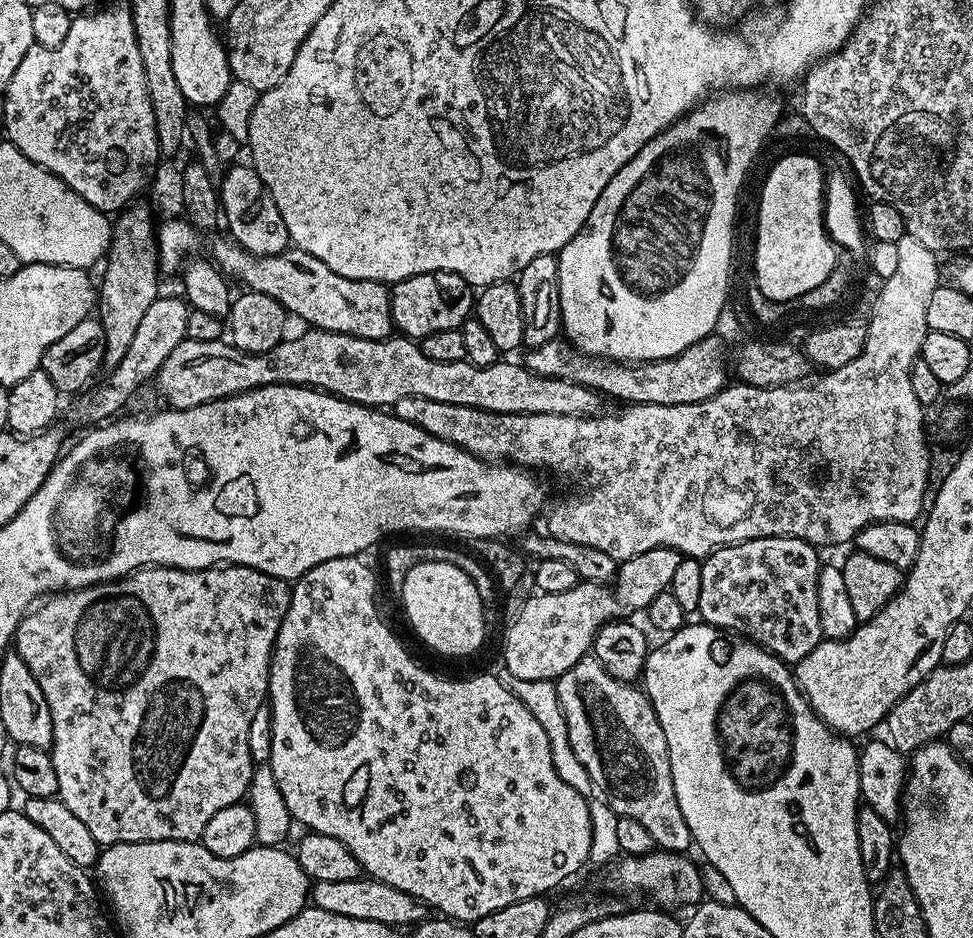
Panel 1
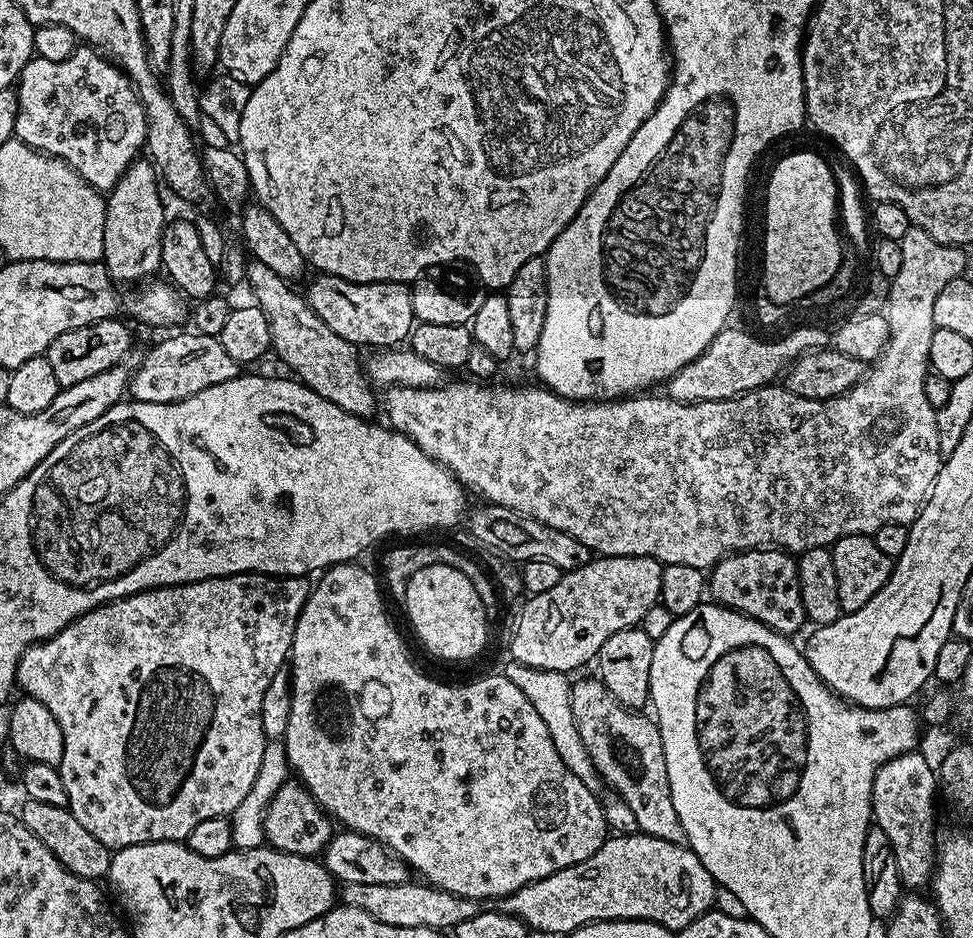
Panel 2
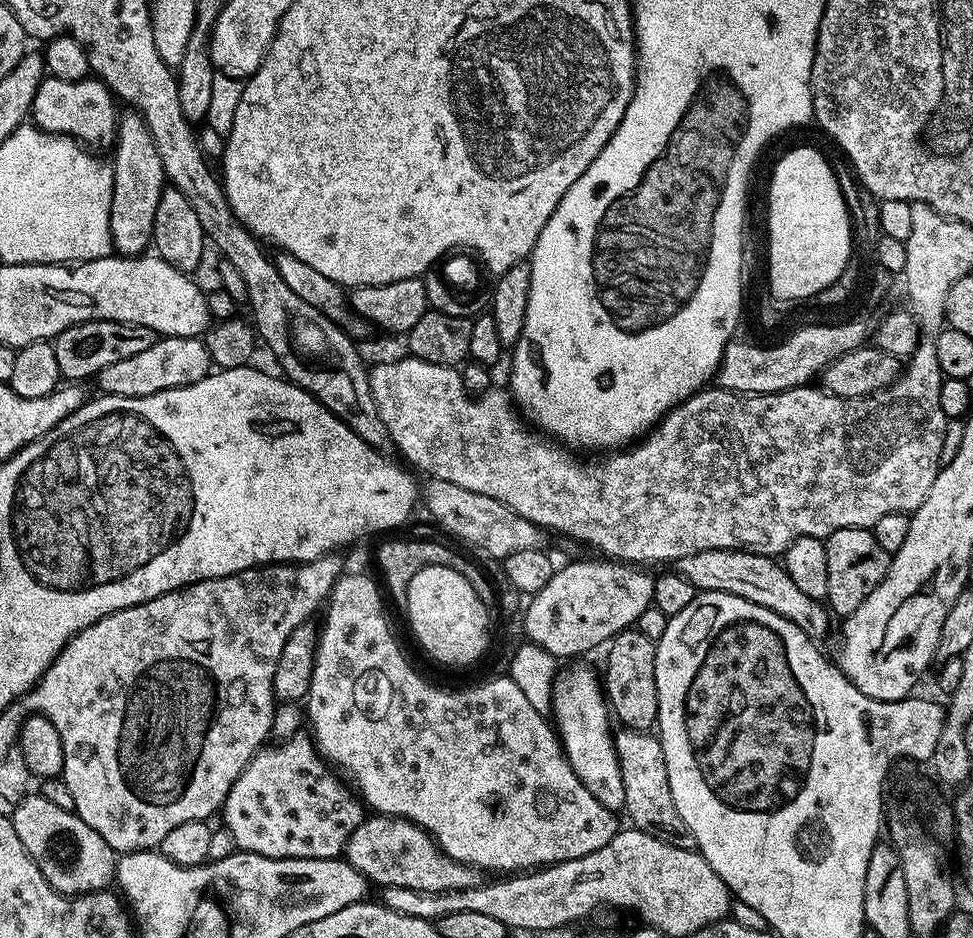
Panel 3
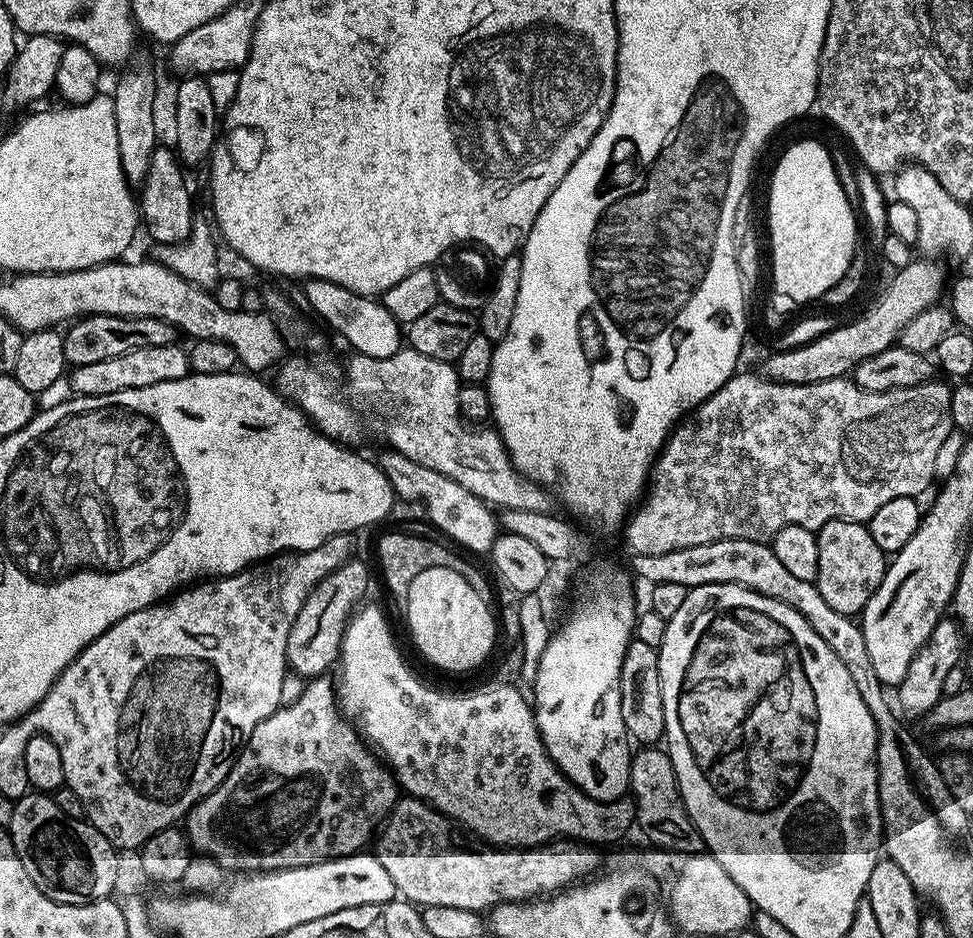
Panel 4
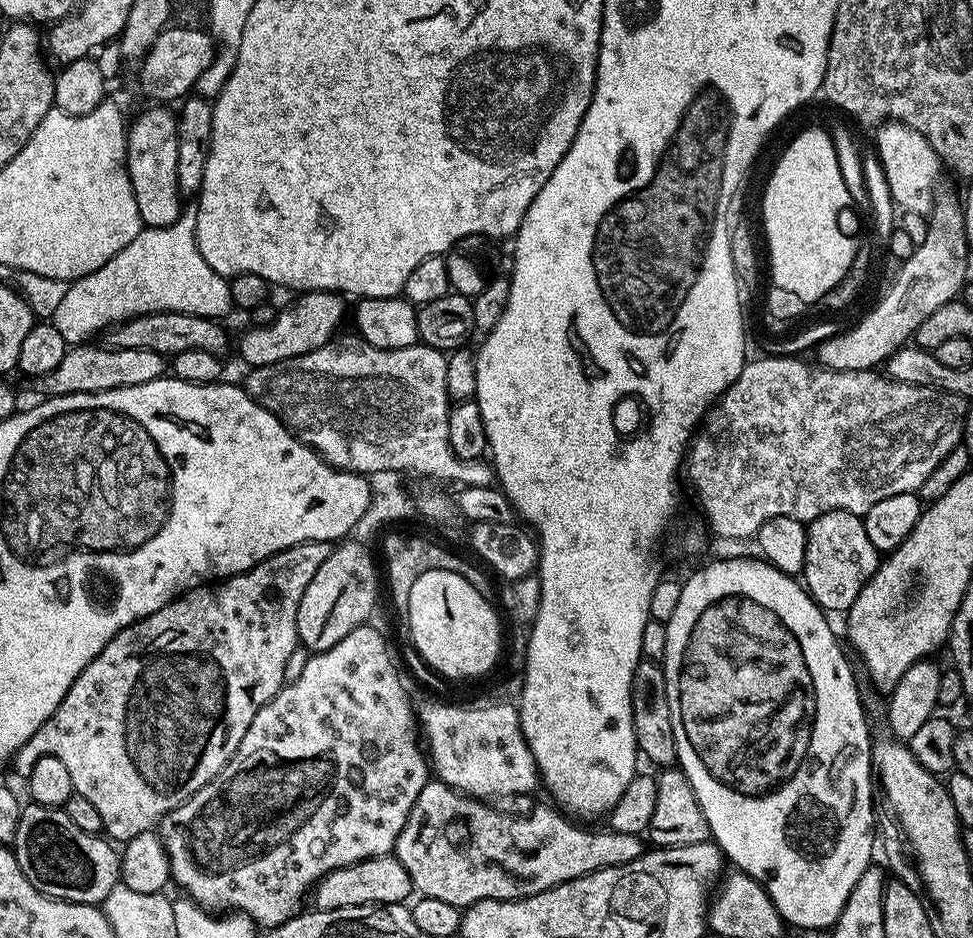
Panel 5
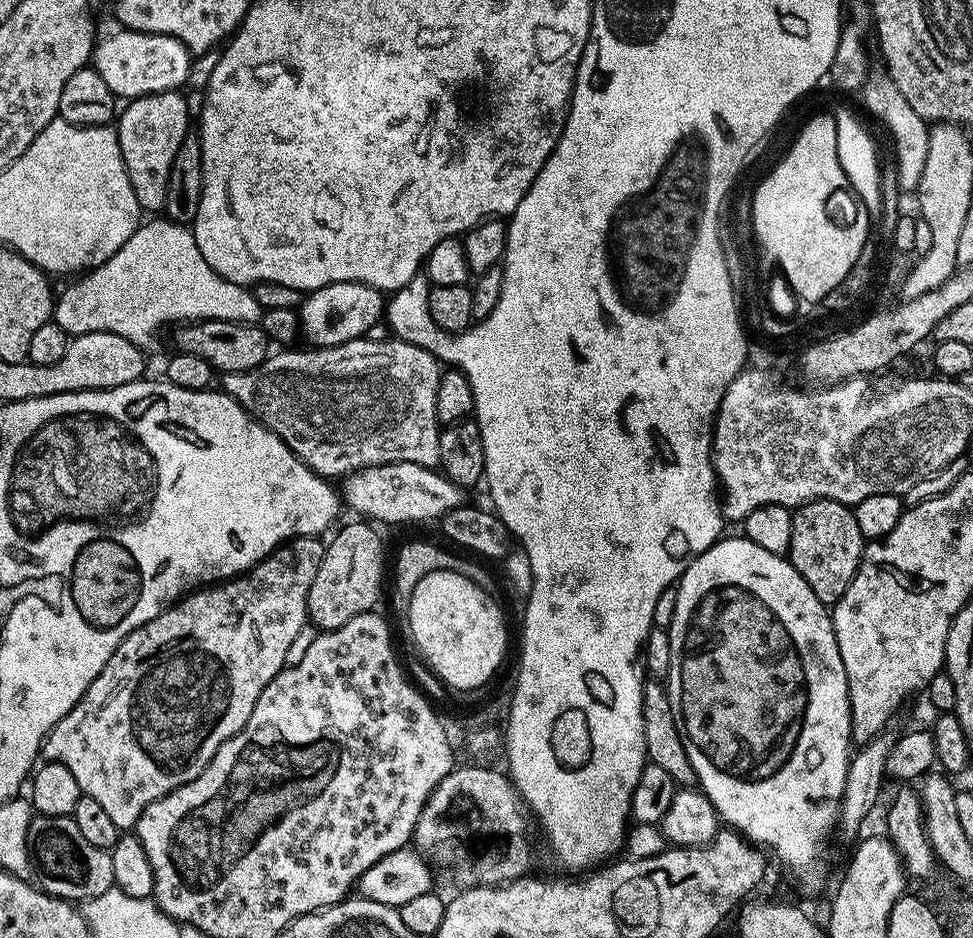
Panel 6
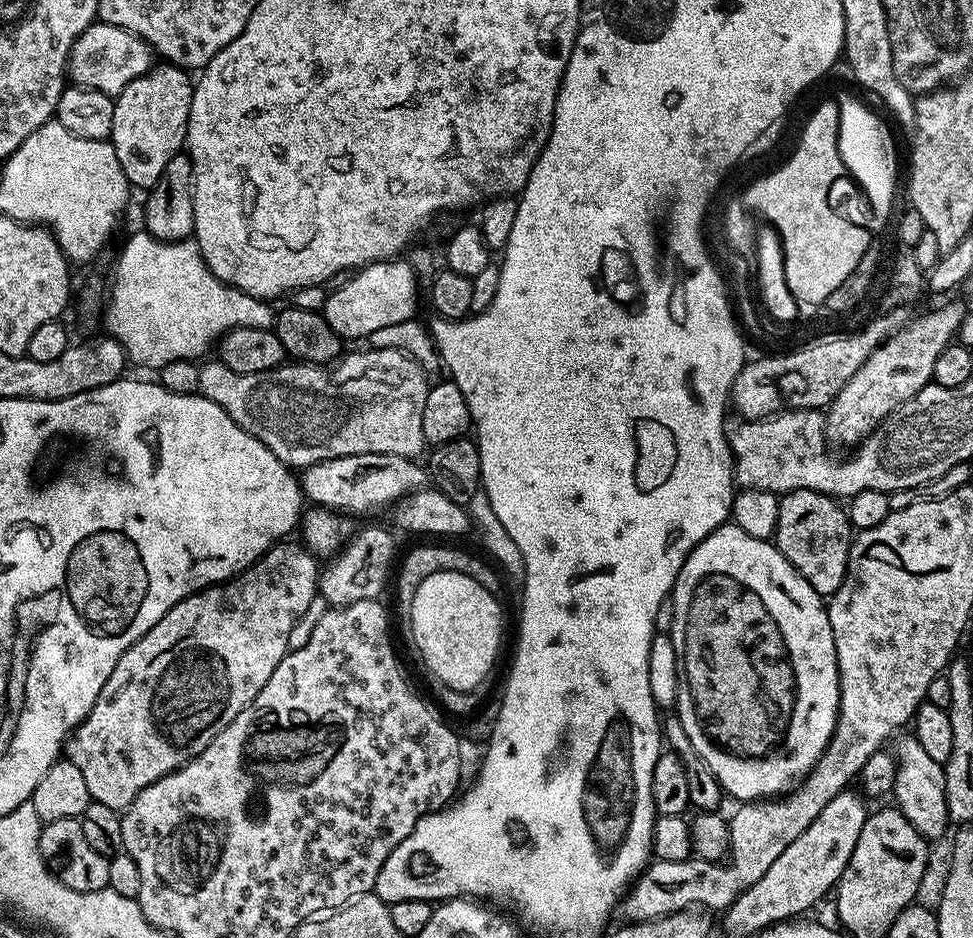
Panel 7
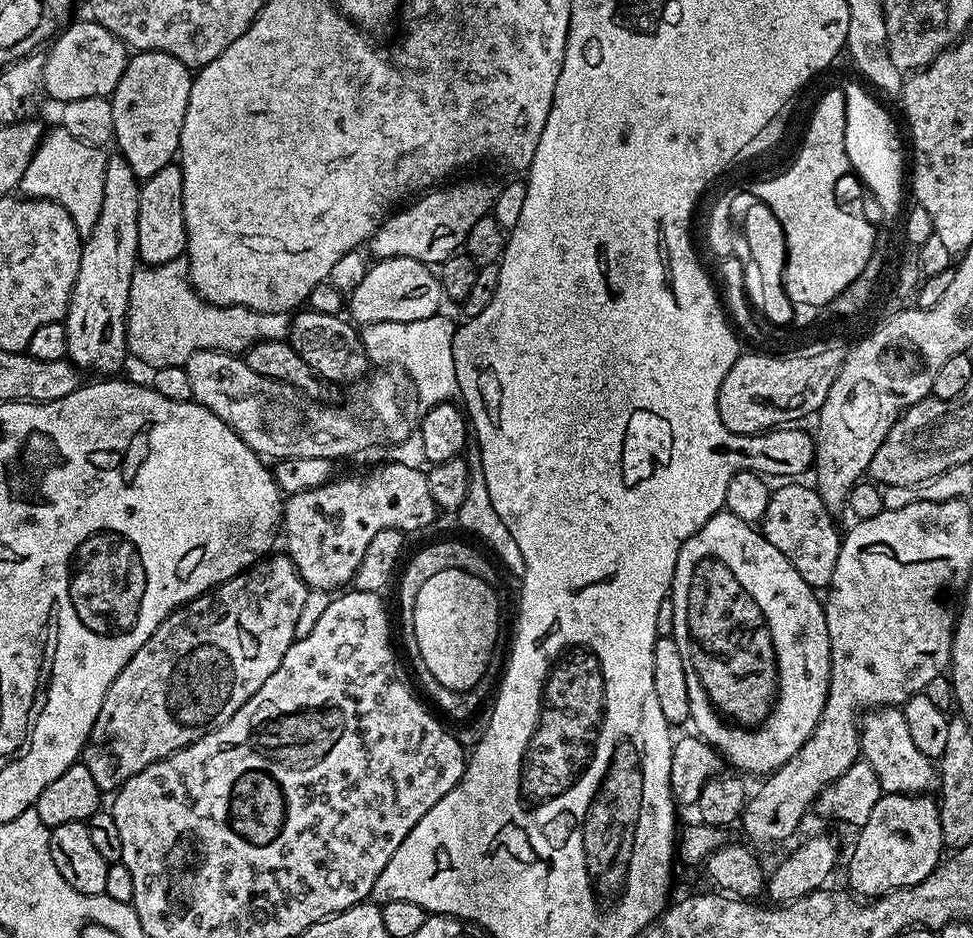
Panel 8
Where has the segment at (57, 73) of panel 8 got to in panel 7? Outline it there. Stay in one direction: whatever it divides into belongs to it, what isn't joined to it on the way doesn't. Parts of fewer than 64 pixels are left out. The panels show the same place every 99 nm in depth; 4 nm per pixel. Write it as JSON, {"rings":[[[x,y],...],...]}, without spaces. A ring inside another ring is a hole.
{"rings":[[[97,22],[90,25],[74,42],[70,61],[70,80],[73,85],[82,88],[93,88],[114,98],[127,84],[134,82],[134,78],[146,74],[148,69],[153,67],[153,64],[154,53],[145,40],[139,40],[134,34],[130,34],[113,24]]]}

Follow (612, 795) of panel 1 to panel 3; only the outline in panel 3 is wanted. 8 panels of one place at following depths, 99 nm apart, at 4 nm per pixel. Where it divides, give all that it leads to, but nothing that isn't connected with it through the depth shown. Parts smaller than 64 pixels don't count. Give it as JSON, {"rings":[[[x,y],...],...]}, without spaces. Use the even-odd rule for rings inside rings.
{"rings":[[[620,730],[614,736],[618,766],[622,770],[622,782],[626,786],[624,808],[630,819],[631,827],[665,840],[679,848],[696,848],[696,839],[690,834],[678,806],[674,806],[674,794],[670,794],[670,778],[666,774],[666,758],[662,746],[655,735],[646,732]]]}

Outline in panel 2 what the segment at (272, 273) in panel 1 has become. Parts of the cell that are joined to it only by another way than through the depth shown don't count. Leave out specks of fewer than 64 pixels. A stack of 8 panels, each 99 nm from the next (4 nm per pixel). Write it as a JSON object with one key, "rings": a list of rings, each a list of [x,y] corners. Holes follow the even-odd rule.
{"rings":[[[320,274],[315,278],[317,280],[309,286],[308,292],[306,291],[306,301],[314,314],[318,314],[318,318],[322,318],[322,322],[326,322],[326,326],[330,326],[334,334],[346,338],[346,342],[357,346],[365,344],[366,347],[372,348],[368,350],[383,350],[403,345],[411,337],[416,315],[412,306],[412,290],[407,283],[387,280],[359,284],[327,274]]]}

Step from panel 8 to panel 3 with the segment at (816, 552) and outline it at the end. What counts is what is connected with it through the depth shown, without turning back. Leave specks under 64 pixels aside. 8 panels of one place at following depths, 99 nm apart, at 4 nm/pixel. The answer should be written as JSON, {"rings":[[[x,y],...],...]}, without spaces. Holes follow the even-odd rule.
{"rings":[[[871,528],[834,530],[834,534],[830,534],[824,540],[824,549],[826,550],[826,574],[829,575],[826,582],[827,607],[840,618],[854,614],[854,610],[858,610],[858,606],[862,606],[862,602],[866,602],[866,598],[874,594],[882,578],[886,578],[890,554],[882,550]]]}

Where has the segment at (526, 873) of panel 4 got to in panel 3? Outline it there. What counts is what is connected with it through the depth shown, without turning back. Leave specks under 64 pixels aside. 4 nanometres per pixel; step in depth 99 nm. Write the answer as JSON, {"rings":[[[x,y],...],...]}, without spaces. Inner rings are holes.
{"rings":[[[369,815],[356,827],[354,834],[350,834],[342,856],[365,880],[389,888],[449,892],[473,888],[482,880],[477,869],[450,858],[423,828],[402,816]]]}

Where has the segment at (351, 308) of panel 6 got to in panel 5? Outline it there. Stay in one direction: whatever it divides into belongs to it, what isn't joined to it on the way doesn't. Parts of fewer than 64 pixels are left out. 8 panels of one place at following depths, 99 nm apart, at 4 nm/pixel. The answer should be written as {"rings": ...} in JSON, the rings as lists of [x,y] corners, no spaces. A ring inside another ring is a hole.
{"rings":[[[305,292],[295,297],[289,308],[275,313],[271,324],[248,326],[240,336],[240,356],[252,368],[270,366],[279,360],[298,358],[318,350],[337,335],[336,327],[344,320],[345,297],[338,292]]]}

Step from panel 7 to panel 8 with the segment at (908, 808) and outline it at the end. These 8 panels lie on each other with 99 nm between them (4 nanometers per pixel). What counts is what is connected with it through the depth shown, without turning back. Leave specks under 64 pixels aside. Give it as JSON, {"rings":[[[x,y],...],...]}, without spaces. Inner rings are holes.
{"rings":[[[881,706],[865,711],[860,722],[860,750],[862,759],[870,762],[878,774],[881,793],[924,794],[937,779],[938,772],[933,761],[914,746],[910,722],[906,722],[903,707]]]}

